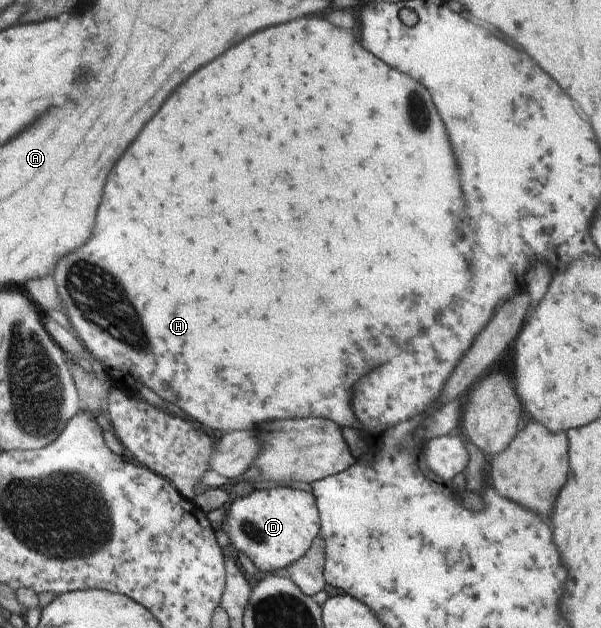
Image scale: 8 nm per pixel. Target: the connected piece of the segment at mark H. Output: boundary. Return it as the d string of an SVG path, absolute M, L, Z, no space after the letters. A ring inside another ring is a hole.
M305 17L305 19L297 19L297 21L291 21L291 23L285 23L285 25L279 25L279 27L271 27L271 29L265 29L265 31L259 31L259 33L255 33L255 35L251 35L251 37L249 37L249 39L245 39L245 41L243 41L243 43L239 43L239 45L237 45L237 47L231 47L231 49L229 49L229 51L227 51L227 53L225 53L225 55L221 55L221 57L219 57L219 59L215 59L215 61L213 61L213 63L209 63L209 65L205 65L205 67L203 67L203 69L201 69L201 71L197 71L197 75L193 75L193 79L187 79L187 81L185 81L185 83L183 83L183 85L181 85L181 87L179 87L179 89L177 89L177 91L175 91L175 93L173 93L173 95L171 95L171 97L169 97L169 99L167 99L167 103L165 103L165 107L161 107L161 111L159 111L159 113L157 113L157 115L155 115L155 117L153 117L153 119L151 119L151 121L149 121L149 127L145 127L145 131L141 131L141 139L137 139L137 143L133 143L133 147L129 147L129 151L127 151L127 153L125 153L125 155L123 155L123 157L121 157L121 163L117 163L117 167L113 167L113 175L109 175L109 183L107 183L107 185L105 185L105 199L103 199L103 201L102 201L102 202L101 202L101 205L100 205L100 209L99 209L99 211L98 211L98 213L99 213L99 215L97 215L97 217L96 217L96 227L95 227L95 229L97 229L97 231L93 231L93 235L92 235L92 238L91 238L91 239L89 239L89 241L88 241L88 242L87 242L87 243L86 243L86 244L85 244L85 245L84 245L84 246L83 246L83 247L80 247L80 249L81 249L81 251L75 251L75 253L73 253L73 255L69 255L69 257L65 257L65 259L61 259L61 267L57 267L57 271L55 271L55 279L57 279L57 287L59 287L59 293L61 293L61 299L63 299L63 305L65 305L65 311L67 311L67 315L69 315L69 319L71 319L71 323L73 323L73 325L75 325L75 331L77 331L77 335L79 335L79 337L81 337L81 339L80 339L80 340L81 340L81 341L82 341L82 343L83 343L83 344L84 344L84 345L85 345L85 346L86 346L86 348L87 348L87 349L88 349L88 350L89 350L89 351L90 351L90 352L92 352L92 355L93 355L93 356L94 356L94 357L95 357L95 363L97 363L97 364L98 364L98 366L100 366L100 368L101 368L101 369L102 369L102 370L103 370L103 371L104 371L104 374L105 374L105 375L106 375L106 377L107 377L107 378L108 378L108 380L109 380L109 382L110 382L110 383L113 383L113 384L116 384L116 385L119 385L119 384L122 384L122 385L124 385L124 384L126 384L126 383L128 383L128 382L129 382L129 381L133 381L133 379L135 379L135 381L141 381L141 383L143 383L143 385L147 385L147 387L149 387L149 389L153 389L153 391L155 391L155 393L157 393L157 395L161 395L161 397L163 397L163 399L165 399L165 401L171 401L171 403L175 403L175 405L179 405L179 407L183 407L183 411L187 411L187 413L189 413L189 415L191 415L191 417L193 417L193 419L197 419L197 421L201 421L201 423L202 423L202 424L203 424L203 425L207 425L207 427L211 427L211 429L217 429L217 431L227 431L227 433L229 433L229 431L235 431L235 429L255 429L255 425L261 425L261 423L267 423L267 421L279 421L279 419L303 419L303 417L311 417L311 418L321 418L321 419L330 419L330 420L333 420L333 421L336 421L336 422L337 422L337 423L338 423L338 424L341 424L341 425L342 425L342 427L347 427L347 428L355 428L355 429L358 429L358 430L359 430L359 429L363 429L363 425L361 425L361 422L359 422L359 419L357 419L357 417L355 417L355 413L353 413L353 407L351 407L351 389L353 389L353 387L355 387L355 383L358 383L358 382L359 382L359 381L360 381L360 380L361 380L361 379L363 379L363 377L365 377L365 374L367 374L367 373L368 373L368 372L369 372L369 371L371 371L371 369L375 369L375 367L378 367L378 366L379 366L379 365L383 365L383 363L385 363L385 361L387 361L387 359L391 359L391 357L393 357L393 355L396 355L396 354L397 354L397 353L398 353L398 352L399 352L399 349L401 349L401 347L399 347L399 345L403 345L403 343L405 343L405 341L407 341L407 339L410 339L410 338L411 338L411 337L416 337L416 335L419 335L419 333L421 333L421 331L423 331L423 329L425 329L425 327L429 327L429 325L432 325L432 324L433 324L433 321L434 321L434 320L435 320L435 314L439 314L439 313L438 313L438 312L439 312L439 311L440 311L440 310L441 310L441 309L442 309L442 307L445 307L445 305L447 305L447 304L448 304L448 303L449 303L449 302L450 302L450 301L451 301L451 299L453 299L453 295L459 295L459 293L461 293L461 291L463 291L463 289L465 289L465 287L467 287L467 279L469 279L469 267L467 267L467 259L471 259L471 245L473 245L473 243L471 243L471 237L469 237L469 233L471 233L471 231L473 231L473 229L475 229L475 223L473 223L473 221L469 221L469 219L467 219L467 215L465 215L465 201L463 201L463 197L461 197L461 189L459 189L459 173L457 173L457 165L455 165L455 159L453 159L453 153L451 153L451 147L449 147L449 139L447 139L447 133L445 133L445 127L443 127L443 123L441 123L441 119L439 119L439 115L437 115L437 110L436 110L436 109L435 109L435 106L434 106L434 105L433 105L433 103L431 103L431 101L432 101L432 99L431 99L431 96L430 96L430 95L429 95L429 92L428 92L428 91L427 91L427 88L426 88L426 87L425 87L425 86L424 86L424 85L422 85L422 84L420 84L420 83L419 83L419 82L418 82L418 81L417 81L417 80L416 80L416 79L413 79L413 78L412 78L412 77L411 77L411 76L408 76L408 75L407 75L407 74L404 74L404 73L401 73L401 72L400 72L400 71L397 71L397 70L396 70L396 69L393 69L393 68L392 68L392 67L389 67L389 66L388 66L388 64L386 64L386 63L383 63L383 62L382 62L382 61L381 61L381 60L380 60L380 59L377 59L377 58L376 58L376 57L375 57L375 56L374 56L374 55L373 55L373 54L372 54L372 52L369 52L369 53L367 53L367 51L365 51L365 47L364 47L364 44L363 44L363 43L361 43L361 39L357 39L357 37L355 37L355 35L353 35L353 33L349 33L349 31L345 31L345 29L342 29L342 28L339 28L339 27L337 27L337 26L336 26L336 25L335 25L335 24L334 24L334 23L329 23L329 21L327 21L327 19L317 19L317 17ZM95 277L97 277L97 279L99 279L99 281L103 281L103 285L101 285L101 287L99 287L99 285L95 285ZM97 287L99 287L99 289L103 289L103 297L101 297L101 299L99 299L99 295L97 295ZM115 291L121 291L121 295L123 295L123 297L125 297L125 299L113 299L113 295L115 295Z

